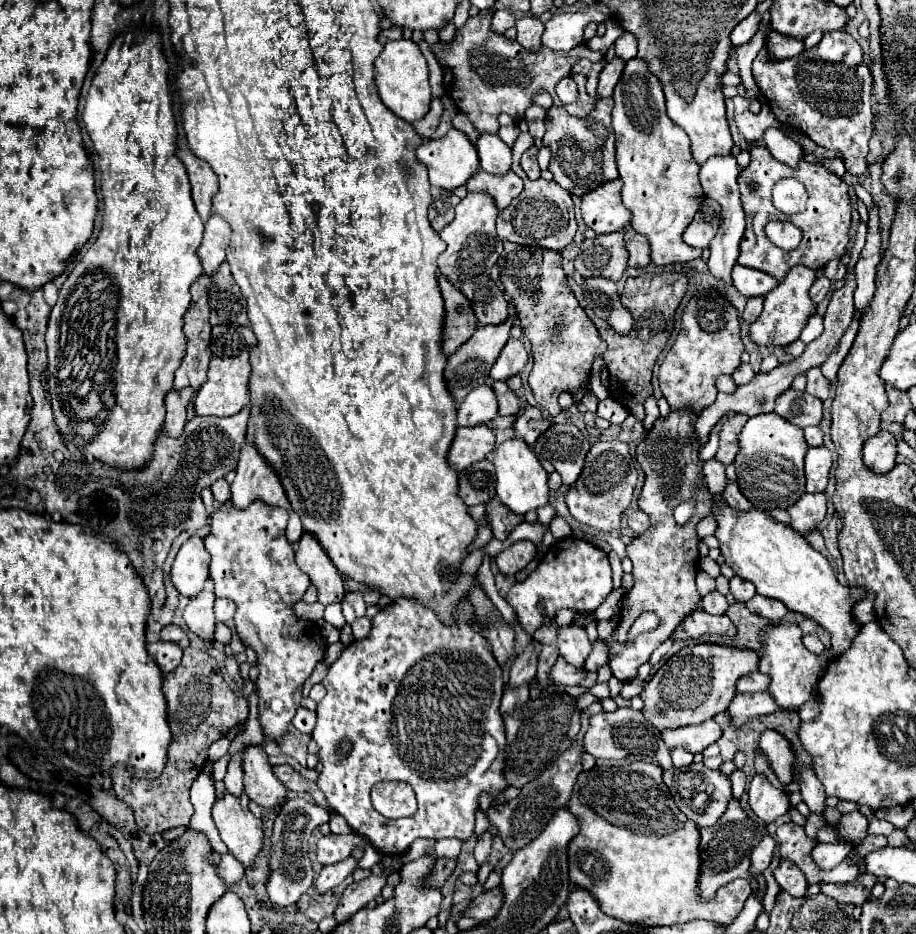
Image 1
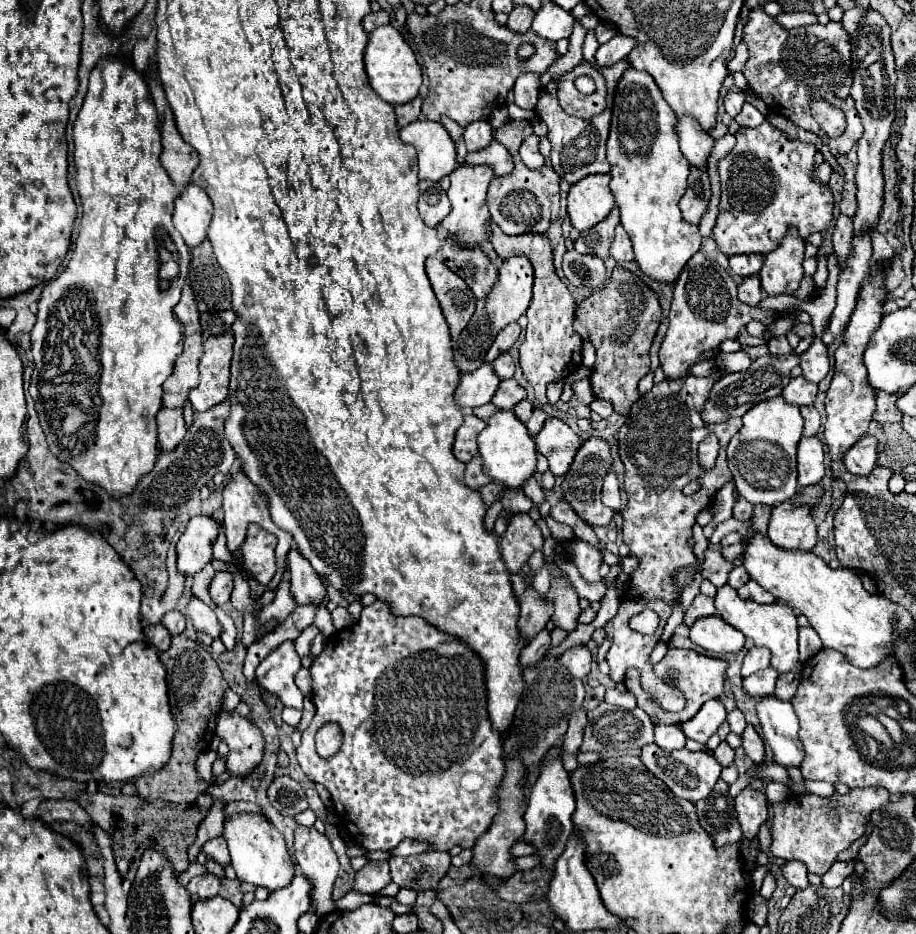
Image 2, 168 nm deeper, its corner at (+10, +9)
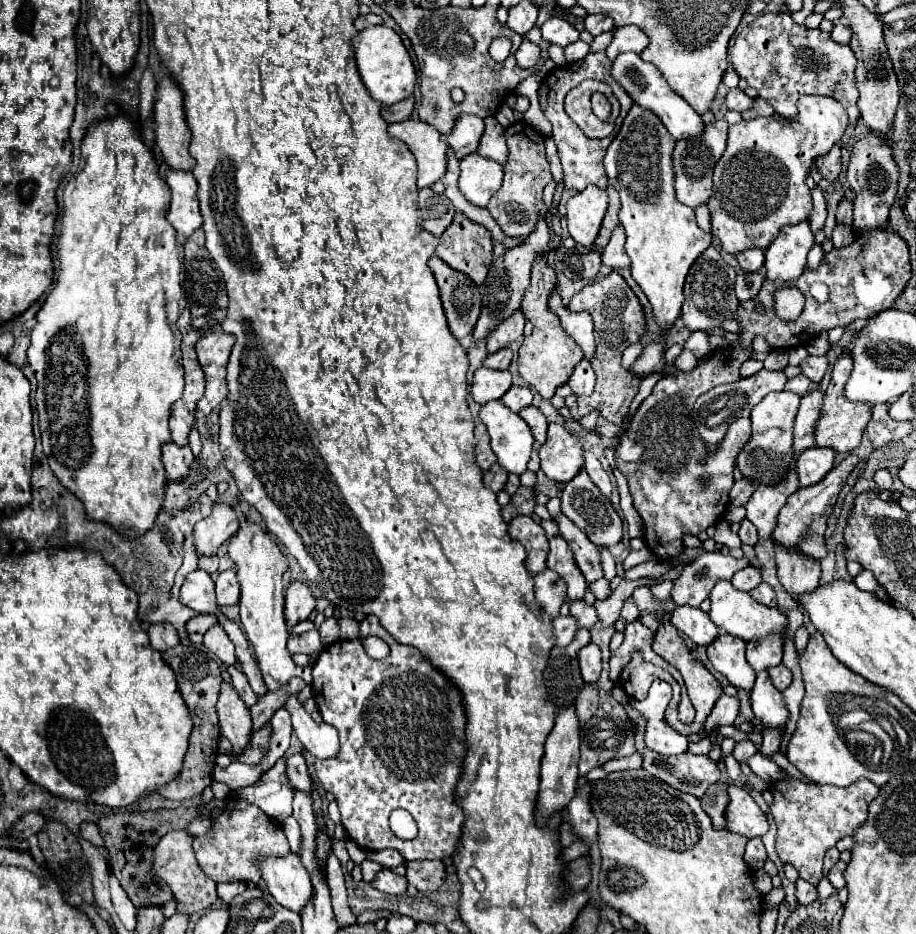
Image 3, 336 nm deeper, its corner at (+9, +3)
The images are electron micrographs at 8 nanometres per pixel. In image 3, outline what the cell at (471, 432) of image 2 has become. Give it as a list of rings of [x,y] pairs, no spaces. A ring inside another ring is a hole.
[[[477,423],[475,437],[477,437],[477,443],[473,447],[473,457],[475,457],[477,465],[485,471],[495,463],[495,457],[493,457],[493,451],[489,447],[489,435],[487,435],[487,429],[483,423]]]

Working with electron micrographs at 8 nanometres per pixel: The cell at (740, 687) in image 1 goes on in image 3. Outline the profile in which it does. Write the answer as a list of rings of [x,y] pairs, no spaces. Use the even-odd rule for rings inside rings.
[[[751,641],[747,643],[747,663],[753,667],[755,673],[771,669],[779,665],[783,659],[783,645],[781,641]]]

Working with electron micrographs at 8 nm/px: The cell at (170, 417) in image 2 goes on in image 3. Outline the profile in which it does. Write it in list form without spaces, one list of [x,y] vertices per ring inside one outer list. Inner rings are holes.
[[[173,441],[163,445],[163,463],[165,463],[165,471],[167,471],[169,479],[177,481],[177,479],[185,477],[191,461],[193,461],[193,453],[191,453],[189,445],[179,447]]]

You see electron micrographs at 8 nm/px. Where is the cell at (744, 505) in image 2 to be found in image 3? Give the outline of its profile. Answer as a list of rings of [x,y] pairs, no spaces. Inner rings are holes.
[[[743,519],[743,521],[741,521],[739,537],[741,537],[741,541],[747,543],[747,545],[755,545],[755,543],[757,543],[757,529],[751,525],[749,519]]]

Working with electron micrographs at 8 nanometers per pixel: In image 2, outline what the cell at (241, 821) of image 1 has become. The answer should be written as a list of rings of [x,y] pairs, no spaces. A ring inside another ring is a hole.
[[[238,813],[224,823],[224,839],[228,841],[232,867],[240,881],[266,887],[268,891],[278,891],[288,887],[296,875],[296,867],[290,859],[284,835],[268,823],[264,815]]]

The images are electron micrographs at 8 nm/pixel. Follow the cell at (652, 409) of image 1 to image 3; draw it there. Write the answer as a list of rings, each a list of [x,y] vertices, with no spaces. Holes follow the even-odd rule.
[[[635,343],[633,345],[630,345],[625,349],[622,356],[622,365],[626,369],[629,369],[632,366],[632,363],[634,363],[638,357],[641,355],[643,351],[643,346],[641,343]]]

